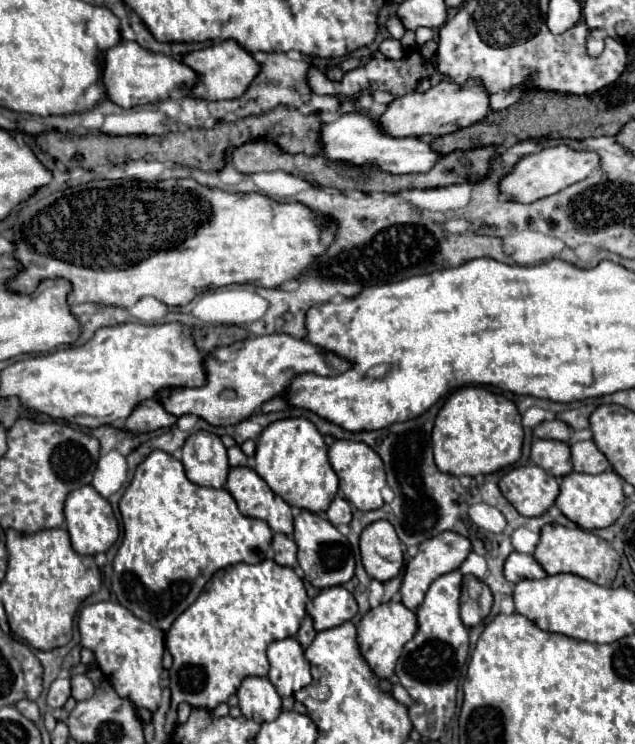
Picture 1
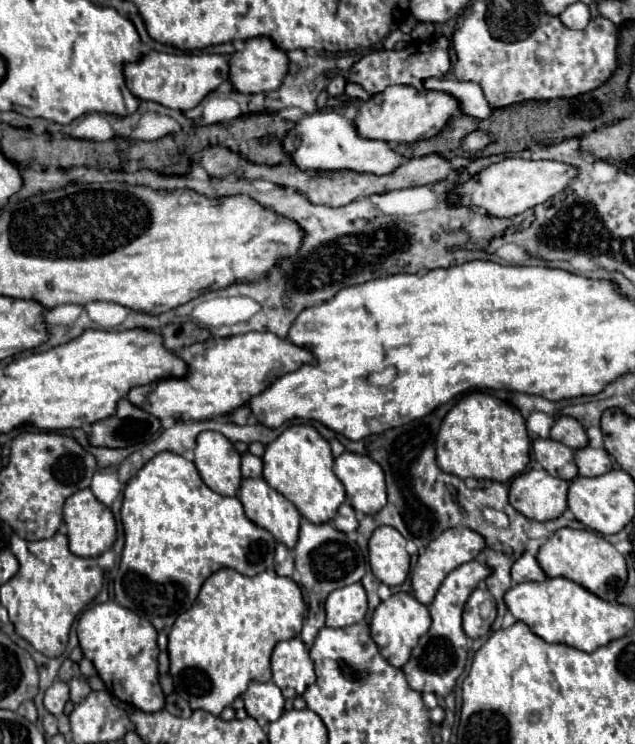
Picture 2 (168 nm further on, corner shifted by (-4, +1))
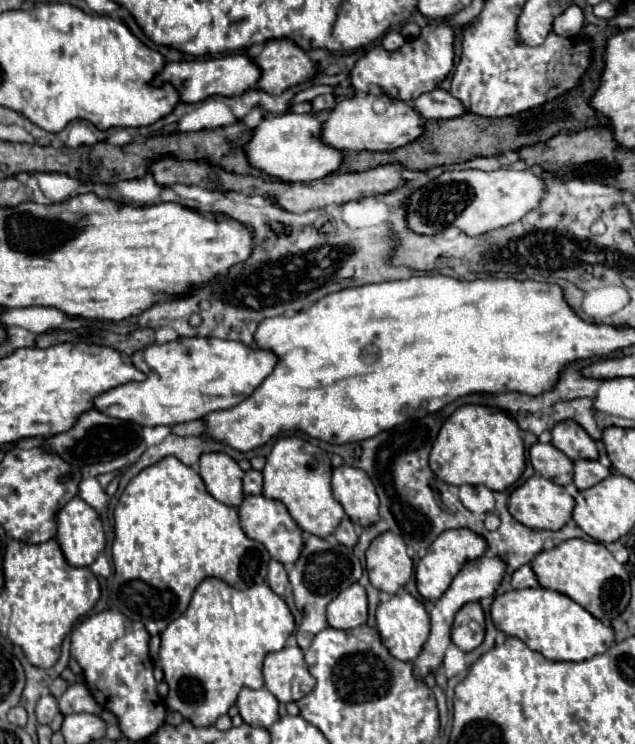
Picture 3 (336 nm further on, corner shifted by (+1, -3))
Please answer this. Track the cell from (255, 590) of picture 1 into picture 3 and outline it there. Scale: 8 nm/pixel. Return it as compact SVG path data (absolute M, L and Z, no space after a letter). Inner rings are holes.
M204 579L188 605L188 609L174 619L162 631L160 645L160 665L164 671L164 679L170 687L166 697L166 707L170 711L178 711L186 721L194 727L210 727L216 723L220 715L226 715L228 709L236 703L236 697L242 687L260 689L264 685L262 677L262 661L268 653L280 651L294 631L294 617L284 603L268 585L252 585L246 591L238 591L226 585L220 579Z

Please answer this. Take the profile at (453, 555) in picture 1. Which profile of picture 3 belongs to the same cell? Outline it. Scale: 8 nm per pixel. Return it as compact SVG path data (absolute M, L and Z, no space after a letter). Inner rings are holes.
M448 529L448 531L444 531L428 547L428 553L420 559L420 563L416 567L418 593L428 601L438 601L444 595L444 591L450 587L454 575L464 567L464 563L482 557L486 549L488 549L486 539L482 535L470 531L470 529Z

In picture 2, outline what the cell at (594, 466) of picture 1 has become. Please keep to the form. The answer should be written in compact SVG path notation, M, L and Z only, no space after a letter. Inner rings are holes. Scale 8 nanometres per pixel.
M593 447L577 449L577 461L575 463L579 467L581 477L597 477L597 475L611 471L611 467L613 467L607 451L605 449L593 449Z

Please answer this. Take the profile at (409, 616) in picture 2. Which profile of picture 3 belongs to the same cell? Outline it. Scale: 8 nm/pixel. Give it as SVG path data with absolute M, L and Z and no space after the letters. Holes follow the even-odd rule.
M402 591L402 595L392 595L390 601L378 605L376 613L376 627L380 631L382 643L390 649L390 653L400 661L414 661L418 653L422 651L422 645L428 639L430 633L430 617L422 601L412 597L408 591Z

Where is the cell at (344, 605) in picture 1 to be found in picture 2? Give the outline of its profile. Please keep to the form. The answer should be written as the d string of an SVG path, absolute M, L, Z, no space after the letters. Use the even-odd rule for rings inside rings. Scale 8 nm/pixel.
M355 583L331 591L325 601L325 613L327 627L347 627L363 621L367 613L367 597L363 585Z

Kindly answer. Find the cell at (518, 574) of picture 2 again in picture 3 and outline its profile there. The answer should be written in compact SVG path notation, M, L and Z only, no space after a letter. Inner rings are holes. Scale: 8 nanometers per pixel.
M522 565L518 571L514 571L512 575L512 587L514 589L524 589L524 587L538 587L536 575L530 569L530 565Z

